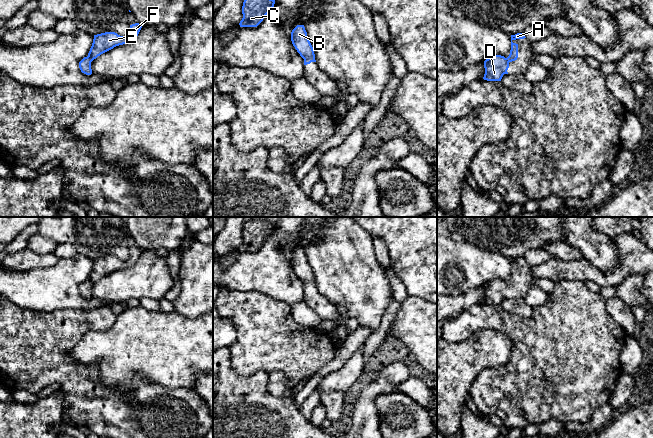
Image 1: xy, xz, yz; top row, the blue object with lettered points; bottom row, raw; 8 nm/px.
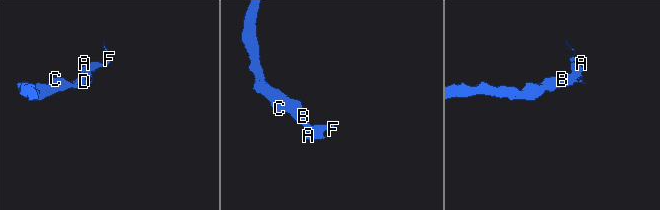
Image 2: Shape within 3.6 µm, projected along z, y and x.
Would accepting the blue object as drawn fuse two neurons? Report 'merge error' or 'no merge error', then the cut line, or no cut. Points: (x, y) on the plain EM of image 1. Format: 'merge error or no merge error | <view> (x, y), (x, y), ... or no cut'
no merge error | no cut

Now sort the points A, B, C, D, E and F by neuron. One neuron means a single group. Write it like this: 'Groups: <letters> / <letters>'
Groups: A B C D E F

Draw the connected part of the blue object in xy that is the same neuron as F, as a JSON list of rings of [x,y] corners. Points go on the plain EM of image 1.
[[[139,247],[130,249],[129,258],[125,261],[115,256],[105,256],[94,259],[93,267],[87,281],[79,286],[79,292],[86,299],[92,298],[91,286],[101,278],[113,273],[116,270],[132,266],[139,258],[142,250]]]

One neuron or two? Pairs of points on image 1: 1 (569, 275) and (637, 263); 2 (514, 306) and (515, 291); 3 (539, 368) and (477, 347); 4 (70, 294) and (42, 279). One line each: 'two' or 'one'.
1: one
2: two
3: two
4: one

